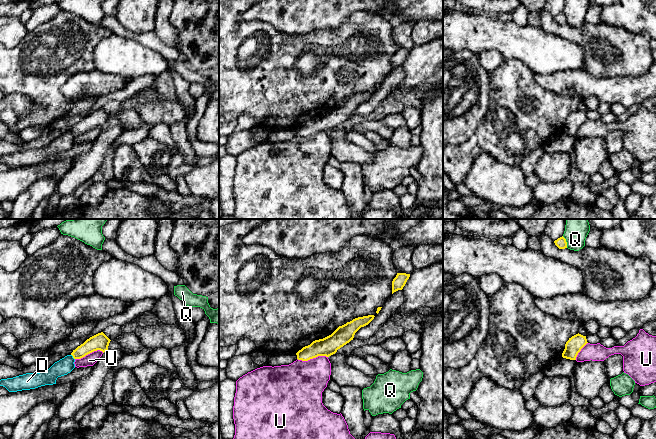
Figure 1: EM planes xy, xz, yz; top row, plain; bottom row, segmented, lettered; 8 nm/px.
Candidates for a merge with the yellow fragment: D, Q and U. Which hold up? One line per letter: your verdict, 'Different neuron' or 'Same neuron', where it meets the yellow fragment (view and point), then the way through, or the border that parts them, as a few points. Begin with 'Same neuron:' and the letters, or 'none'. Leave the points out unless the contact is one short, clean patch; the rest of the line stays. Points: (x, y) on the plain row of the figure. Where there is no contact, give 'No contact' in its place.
Same neuron: none
D: Different neuron. Touches yellow at xy (73, 133). Boundary: xy (71, 130), (74, 135)
Q: Different neuron. Touches yellow at yz (566, 18). Boundary: yz (562, 12), (567, 23)
U: Different neuron. Touches yellow at xz (312, 134). Boundary: xz (327, 132), (316, 132), (307, 136), (297, 135)

